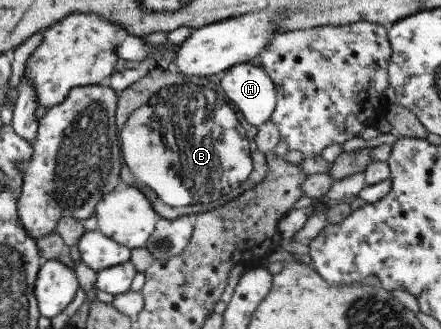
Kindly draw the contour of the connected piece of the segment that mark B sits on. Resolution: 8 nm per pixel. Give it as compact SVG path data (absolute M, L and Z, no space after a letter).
M151 66L144 77L133 82L119 96L122 99L134 99L136 103L146 103L118 105L115 113L123 162L122 181L132 186L136 185L134 181L138 181L138 185L144 185L144 188L150 189L159 200L169 205L170 213L164 213L164 219L210 211L216 204L228 203L252 189L267 174L266 156L255 142L257 127L246 123L244 117L238 121L236 112L226 101L223 87L205 77L185 76L173 69L163 70Z

